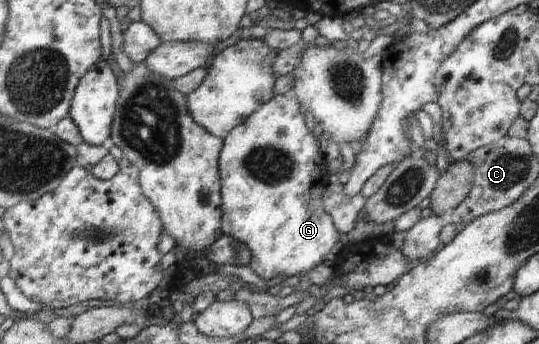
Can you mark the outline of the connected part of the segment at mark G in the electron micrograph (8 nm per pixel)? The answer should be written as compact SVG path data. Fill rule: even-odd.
M286 93L283 95L275 95L269 102L266 102L256 113L253 113L244 123L236 126L235 129L229 133L229 136L224 139L224 150L220 154L220 175L222 182L222 206L224 210L224 216L222 218L222 230L221 233L230 235L231 237L239 240L245 244L252 254L252 259L249 264L249 268L259 275L264 280L270 278L277 278L277 276L299 276L301 281L309 280L309 272L319 266L321 262L327 260L327 254L333 250L333 246L339 242L341 234L335 226L333 217L327 212L324 207L325 189L330 183L330 172L327 168L327 162L325 161L325 154L321 151L319 141L313 134L313 128L311 122L308 120L308 116L305 116L305 110L300 103L300 100L293 93Z

